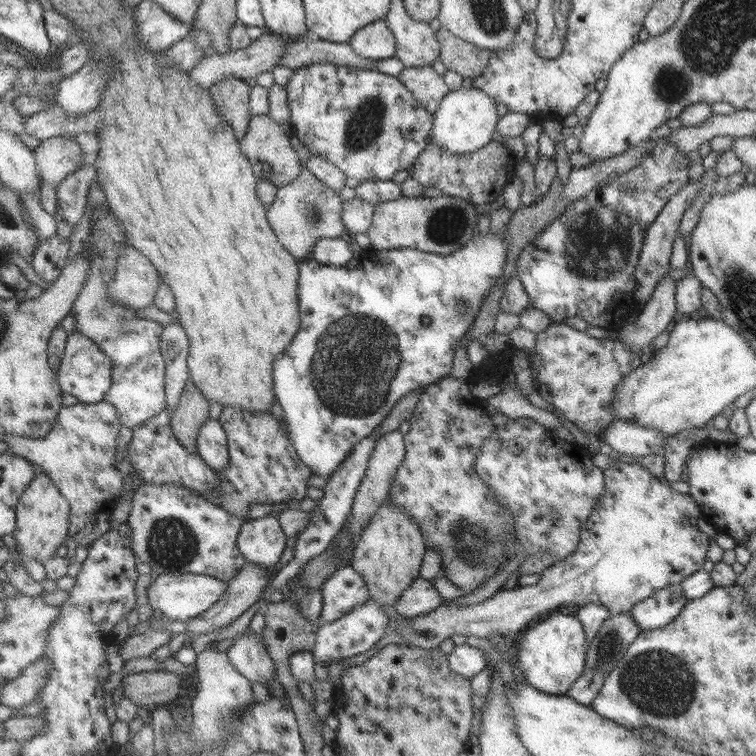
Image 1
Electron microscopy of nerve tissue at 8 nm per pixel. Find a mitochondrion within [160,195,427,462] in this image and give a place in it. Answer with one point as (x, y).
(357, 359)

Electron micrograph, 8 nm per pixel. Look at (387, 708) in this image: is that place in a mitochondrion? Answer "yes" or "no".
yes

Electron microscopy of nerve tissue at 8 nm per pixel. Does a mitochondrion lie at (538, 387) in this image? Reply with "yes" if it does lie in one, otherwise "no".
no

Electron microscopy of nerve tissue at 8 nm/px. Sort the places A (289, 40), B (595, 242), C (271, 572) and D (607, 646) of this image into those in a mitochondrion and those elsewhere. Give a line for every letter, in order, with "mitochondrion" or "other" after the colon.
A: other
B: mitochondrion
C: other
D: mitochondrion

